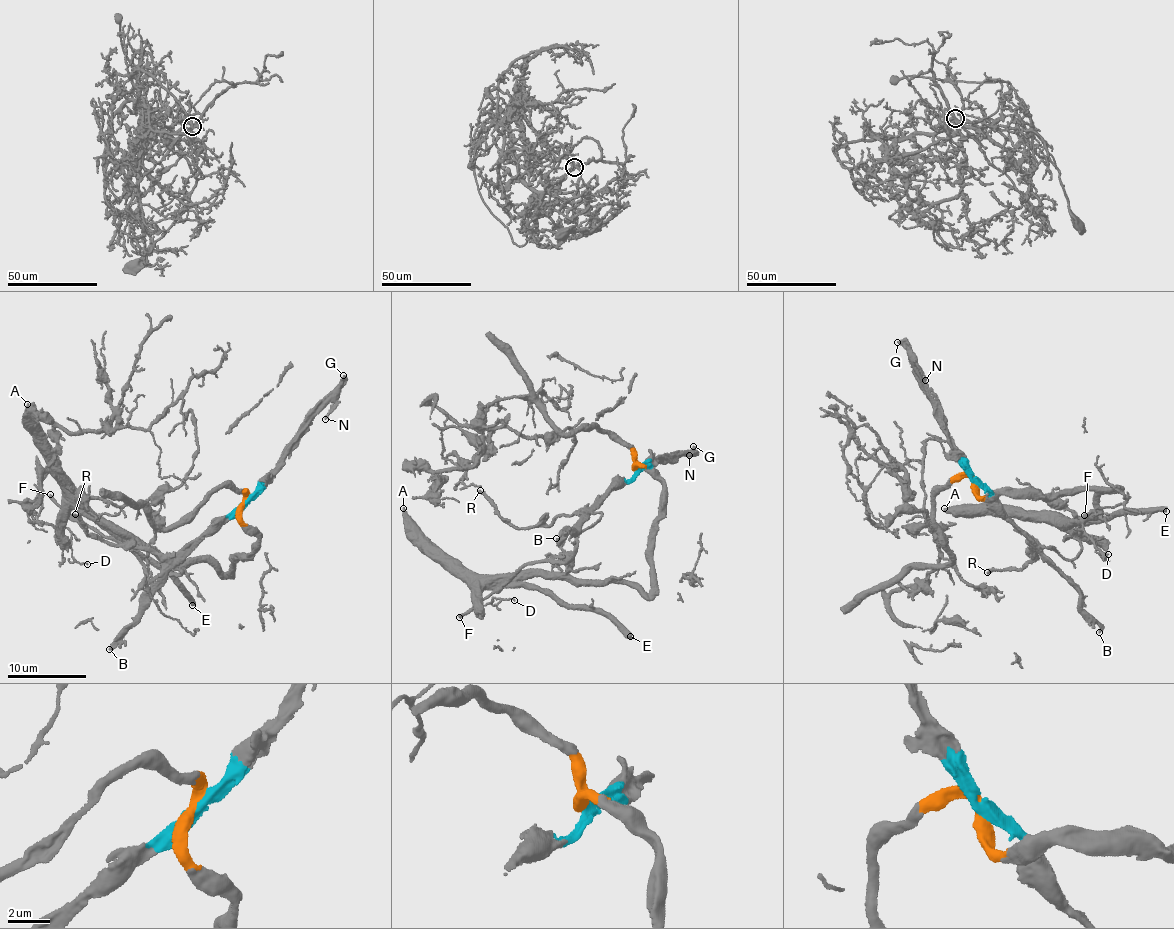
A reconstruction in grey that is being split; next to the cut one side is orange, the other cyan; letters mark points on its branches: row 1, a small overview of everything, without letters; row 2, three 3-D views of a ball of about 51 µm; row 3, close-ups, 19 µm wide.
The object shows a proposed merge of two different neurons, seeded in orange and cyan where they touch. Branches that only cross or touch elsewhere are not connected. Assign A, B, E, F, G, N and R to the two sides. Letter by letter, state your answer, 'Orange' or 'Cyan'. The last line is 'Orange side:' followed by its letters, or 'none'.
A: Orange
B: Cyan
E: Orange
F: Cyan
G: Cyan
N: Cyan
R: Cyan
Orange side: A, E

